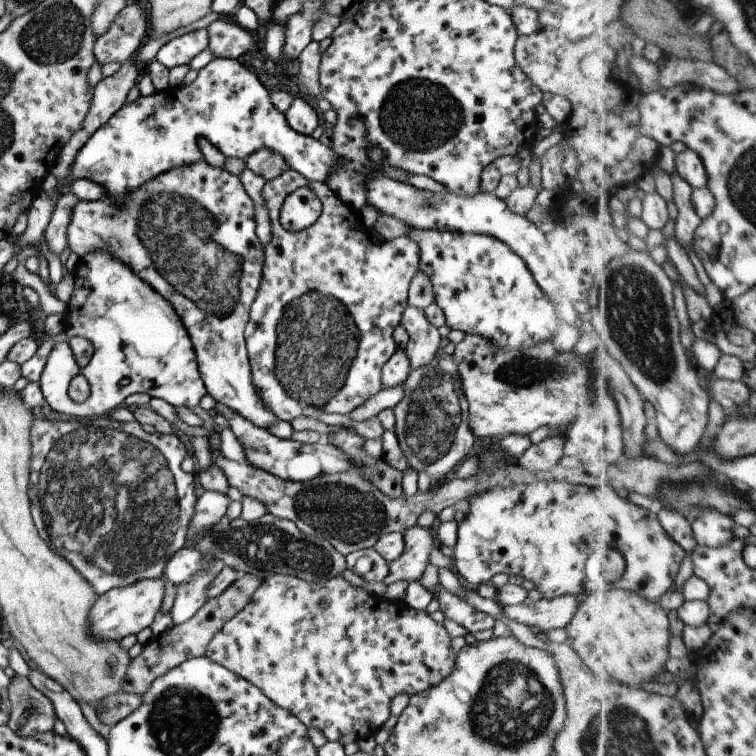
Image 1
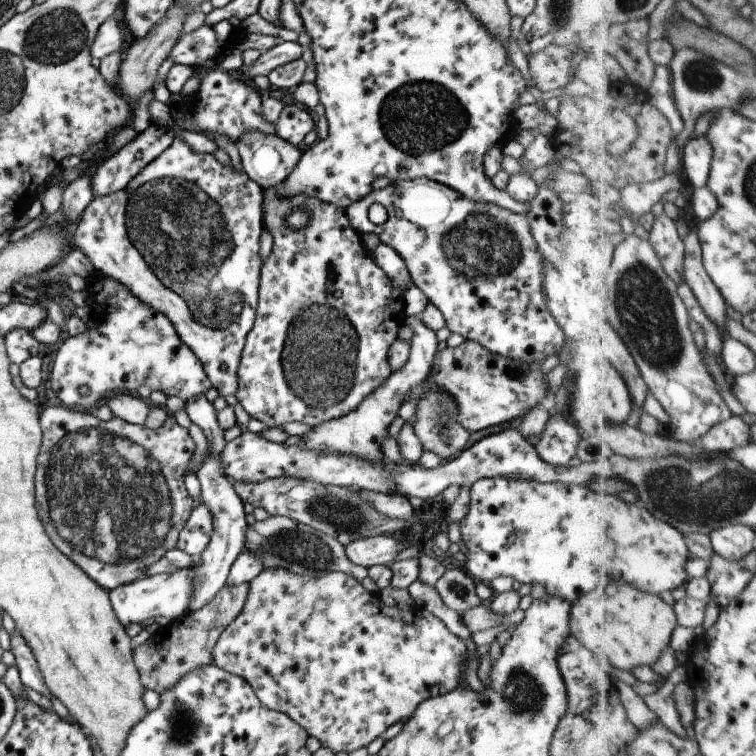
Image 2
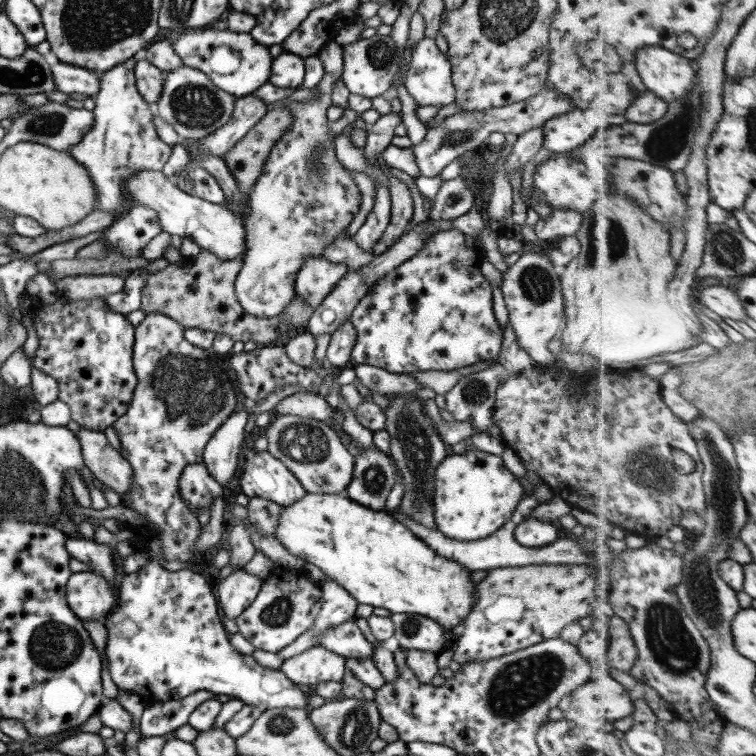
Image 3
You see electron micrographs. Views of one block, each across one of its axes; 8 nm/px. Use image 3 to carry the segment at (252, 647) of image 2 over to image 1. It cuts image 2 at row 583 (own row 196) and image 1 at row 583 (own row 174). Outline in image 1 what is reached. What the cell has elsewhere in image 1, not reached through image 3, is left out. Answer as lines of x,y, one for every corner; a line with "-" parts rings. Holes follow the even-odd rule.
271,574
261,581
249,603
236,616
227,620
219,632
215,632
212,640
207,644
205,655
208,660
223,666
226,670
233,672
241,679
257,686
262,694
265,694
278,708
291,712
299,718
305,728
317,728
323,733
327,741
339,742
343,747
350,742
365,740
375,736
382,728
390,715
390,702
397,694
406,694
411,697
419,694
427,688
437,686
441,680
445,680
453,671
455,654
451,649
450,636
445,631
444,623
435,623
429,616
429,609
408,609
402,602
392,602
389,598
385,600
382,596
368,594
359,587
350,586
340,575
323,582
305,582
295,576
283,574

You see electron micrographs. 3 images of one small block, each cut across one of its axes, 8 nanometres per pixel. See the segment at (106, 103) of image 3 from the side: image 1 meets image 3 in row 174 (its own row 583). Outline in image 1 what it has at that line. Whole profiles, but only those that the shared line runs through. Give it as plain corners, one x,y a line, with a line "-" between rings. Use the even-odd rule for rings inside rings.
103,416
101,418
103,428
93,428
93,426
83,427
79,420
45,420
45,418
33,418
32,426
29,428
29,450
31,450
29,464
29,487
27,498
29,500
30,516
34,528
37,529
39,537
46,541
49,550
61,554
61,558
66,560
75,568
75,572
89,584
89,587
98,596
108,592
114,587
123,587
133,584
139,580
159,580
163,577
165,562
183,548
186,543
186,534
189,528
189,520
195,508
195,482
194,475
185,474
181,471
180,464
187,454
188,445
180,434
161,434
156,432
147,434
141,430
141,426
131,420
131,422
119,423

